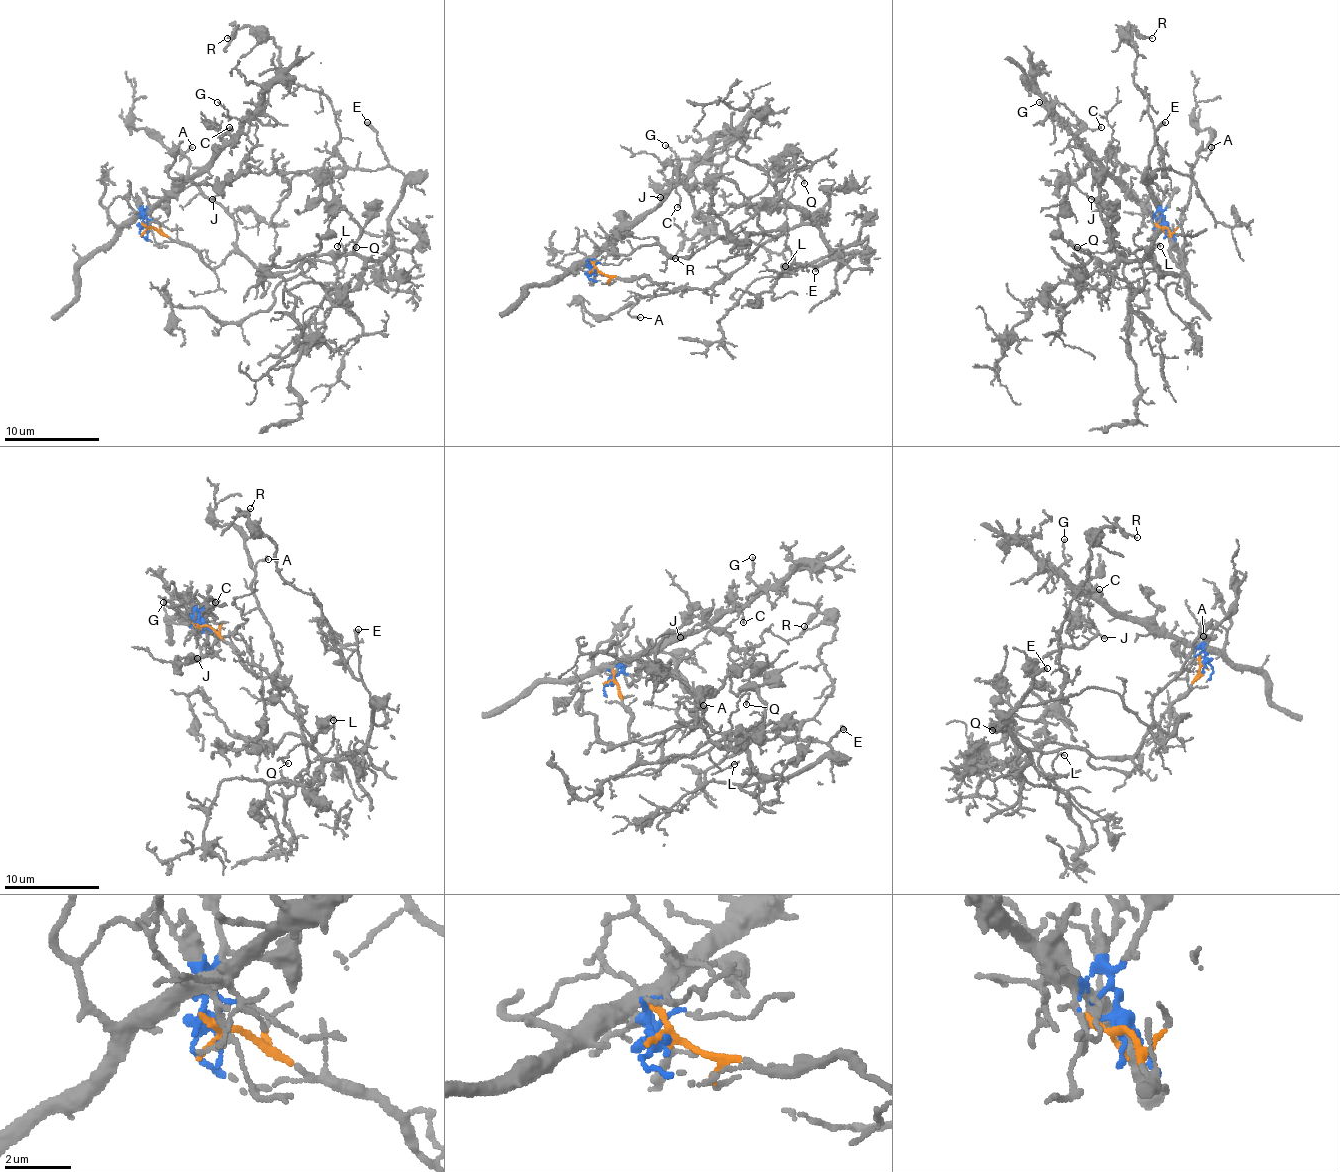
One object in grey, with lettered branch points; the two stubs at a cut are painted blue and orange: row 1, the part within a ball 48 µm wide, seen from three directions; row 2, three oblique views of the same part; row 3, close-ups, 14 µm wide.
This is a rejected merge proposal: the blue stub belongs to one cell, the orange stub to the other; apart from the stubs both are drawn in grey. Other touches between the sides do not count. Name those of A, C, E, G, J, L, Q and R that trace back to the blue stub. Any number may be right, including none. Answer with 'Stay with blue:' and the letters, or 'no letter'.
Stay with blue: C, G

